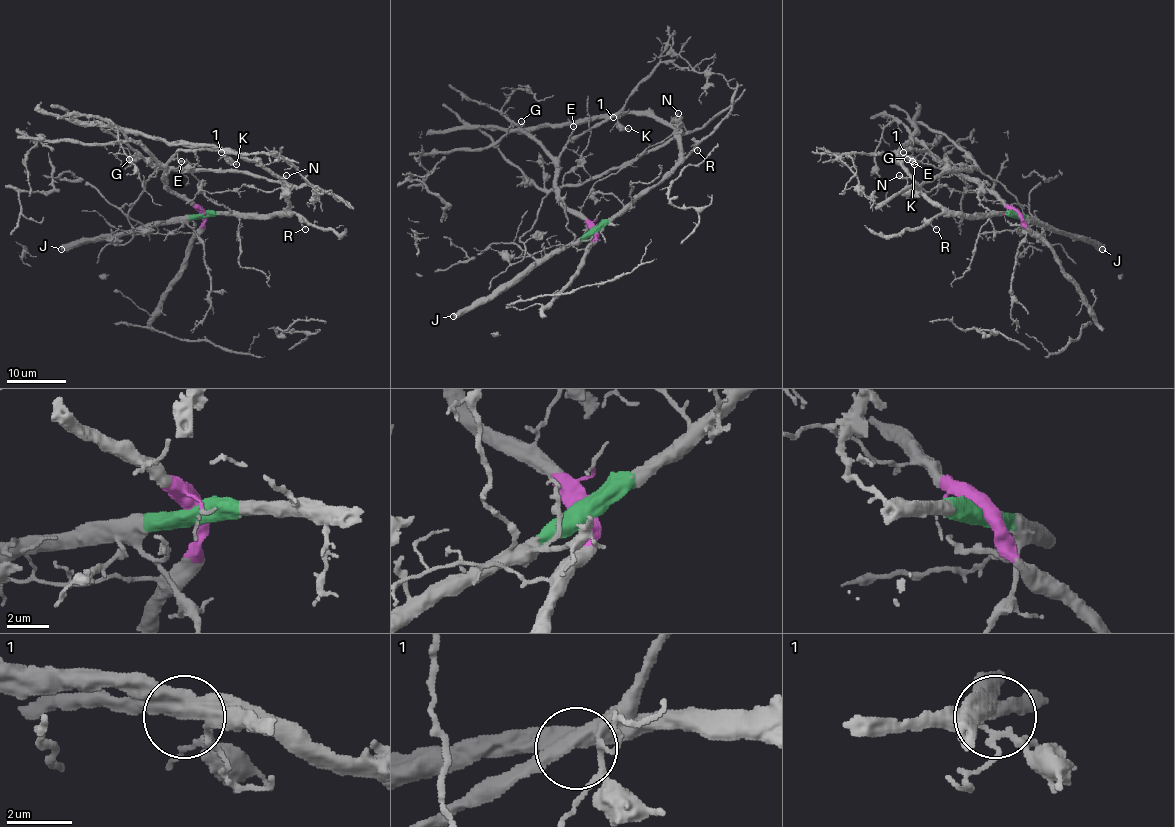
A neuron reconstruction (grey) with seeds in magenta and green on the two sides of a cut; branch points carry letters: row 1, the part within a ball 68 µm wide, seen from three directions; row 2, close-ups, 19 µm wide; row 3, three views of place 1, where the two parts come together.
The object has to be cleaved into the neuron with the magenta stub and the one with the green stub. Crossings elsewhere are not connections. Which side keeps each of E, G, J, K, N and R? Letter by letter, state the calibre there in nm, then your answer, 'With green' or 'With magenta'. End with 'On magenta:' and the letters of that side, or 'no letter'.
E: Thickness 190 nm. With magenta
G: Thickness 160 nm. With magenta
J: Thickness 650 nm. With green
K: Thickness 220 nm. With magenta
N: Thickness 200 nm. With green
R: Thickness 130 nm. With green
On magenta: E, G, K

